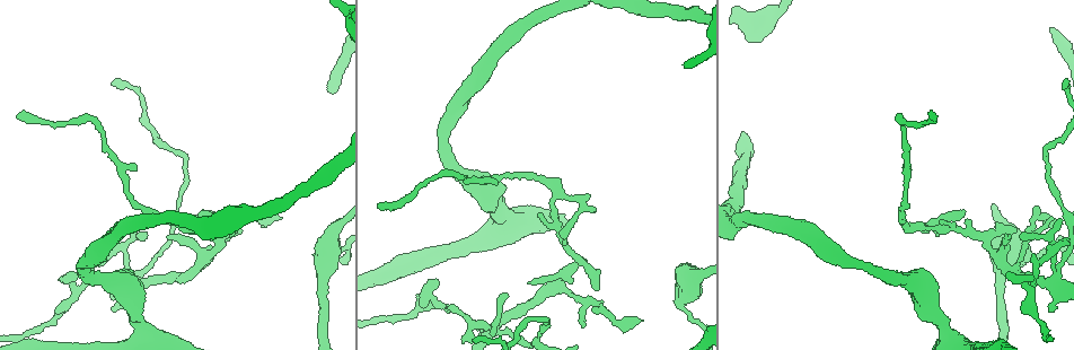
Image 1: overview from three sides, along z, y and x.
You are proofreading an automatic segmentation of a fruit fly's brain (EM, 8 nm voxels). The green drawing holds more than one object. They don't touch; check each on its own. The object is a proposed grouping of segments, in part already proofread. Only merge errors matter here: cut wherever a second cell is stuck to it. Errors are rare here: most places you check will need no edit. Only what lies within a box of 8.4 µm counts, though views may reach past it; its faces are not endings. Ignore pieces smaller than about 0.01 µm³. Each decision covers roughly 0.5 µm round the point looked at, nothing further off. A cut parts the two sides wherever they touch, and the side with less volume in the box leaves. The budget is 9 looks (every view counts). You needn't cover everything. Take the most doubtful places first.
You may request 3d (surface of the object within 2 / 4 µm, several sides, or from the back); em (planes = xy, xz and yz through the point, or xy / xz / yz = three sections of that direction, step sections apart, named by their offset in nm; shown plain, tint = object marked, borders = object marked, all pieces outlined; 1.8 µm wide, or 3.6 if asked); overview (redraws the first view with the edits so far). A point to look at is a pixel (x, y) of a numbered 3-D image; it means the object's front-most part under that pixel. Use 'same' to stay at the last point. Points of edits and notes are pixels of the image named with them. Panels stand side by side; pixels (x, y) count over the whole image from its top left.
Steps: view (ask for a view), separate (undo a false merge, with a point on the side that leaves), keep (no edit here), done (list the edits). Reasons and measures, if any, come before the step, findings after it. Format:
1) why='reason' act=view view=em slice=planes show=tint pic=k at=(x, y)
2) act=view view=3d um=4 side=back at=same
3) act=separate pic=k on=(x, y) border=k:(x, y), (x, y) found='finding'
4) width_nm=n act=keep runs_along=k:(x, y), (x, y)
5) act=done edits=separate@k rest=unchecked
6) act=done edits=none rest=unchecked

why='four or more arms meet' act=view view=em slice=planes show=borders pic=1 at=(1053, 281)

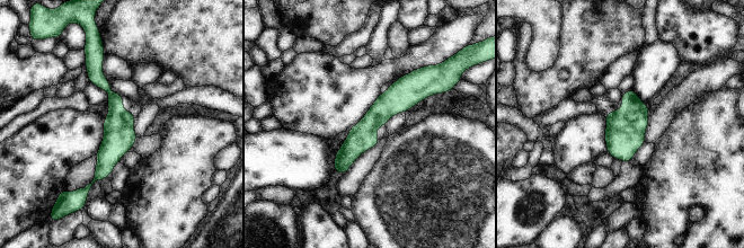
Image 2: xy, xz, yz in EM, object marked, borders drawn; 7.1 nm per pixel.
act=keep runs_along=2:(427, 88), (393, 100), (337, 168) found='all the same cell'

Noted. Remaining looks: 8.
why='abrupt turn' act=view view=em slice=xz step=16 show=tint pic=1 at=(567, 271)

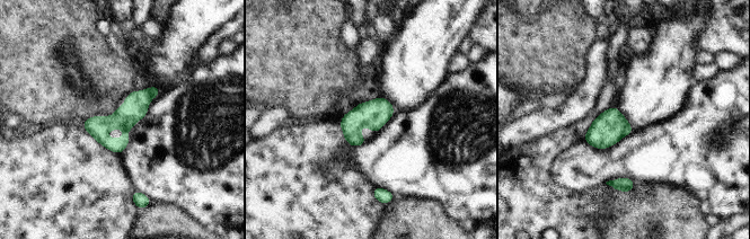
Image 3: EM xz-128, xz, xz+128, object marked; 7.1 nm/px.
act=keep found='one cell here'

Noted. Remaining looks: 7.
why='touches itself' act=view view=3d um=2 pic=1 at=(574, 200)

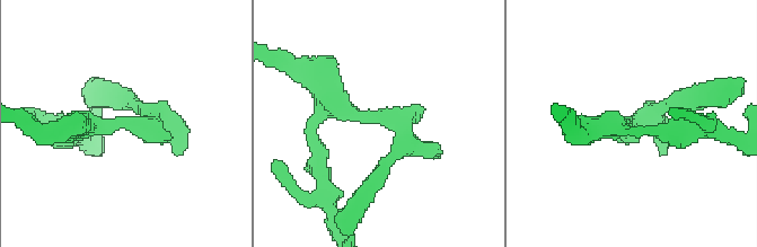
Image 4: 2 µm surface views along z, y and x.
act=view view=em slice=planes show=tint pic=4 at=(633, 125)

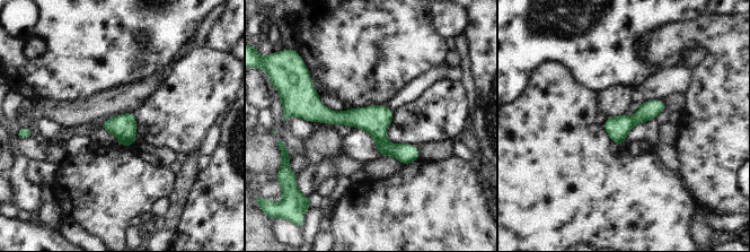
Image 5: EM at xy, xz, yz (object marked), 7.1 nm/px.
act=keep runs_along=5:(305, 113), (361, 118), (391, 149), (416, 156) found='all the same cell'

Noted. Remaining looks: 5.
why='sharp bend' act=view view=3d um=4 pic=1 at=(897, 120)

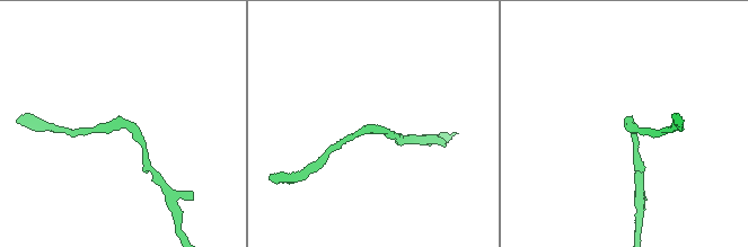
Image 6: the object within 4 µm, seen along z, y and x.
why='shape alone is not enough' act=view view=em um=3.6 slice=yz step=4 show=tint pic=6 at=(128, 127)

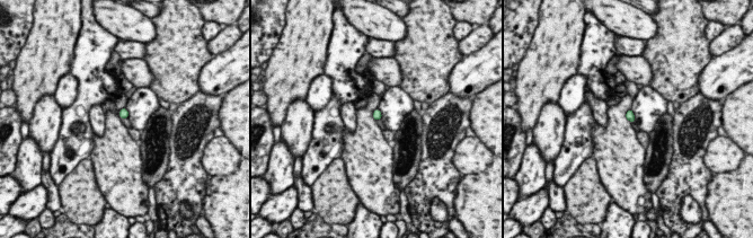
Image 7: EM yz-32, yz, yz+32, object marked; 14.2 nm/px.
why='another direction' act=view view=em um=3.6 slice=planes show=tint at=same

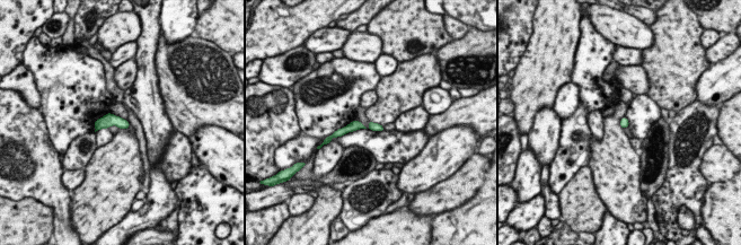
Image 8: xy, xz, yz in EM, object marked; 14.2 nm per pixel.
act=keep runs_along=8:(380, 128), (351, 127), (340, 133) found='all the same cell'

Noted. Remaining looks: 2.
act=done edits=none rest=unchecked

